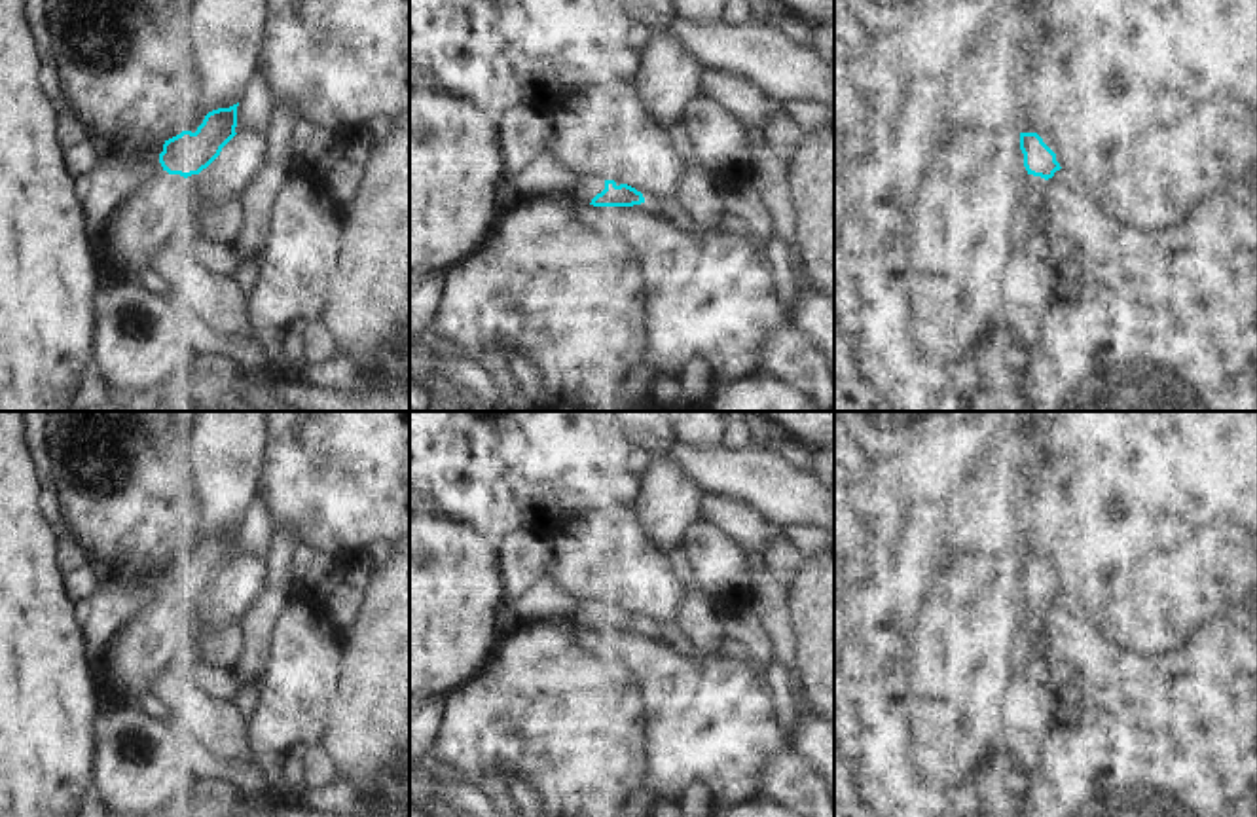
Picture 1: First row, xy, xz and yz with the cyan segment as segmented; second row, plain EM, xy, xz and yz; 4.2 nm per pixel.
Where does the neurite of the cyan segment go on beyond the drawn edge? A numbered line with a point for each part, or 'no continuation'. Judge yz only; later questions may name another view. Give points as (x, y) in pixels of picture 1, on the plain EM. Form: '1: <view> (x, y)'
1: yz (1030, 637)

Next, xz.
1: xz (584, 615)

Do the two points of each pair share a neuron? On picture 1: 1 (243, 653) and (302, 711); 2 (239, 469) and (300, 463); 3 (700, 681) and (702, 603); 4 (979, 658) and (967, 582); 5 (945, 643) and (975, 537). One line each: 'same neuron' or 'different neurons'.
1: different neurons
2: different neurons
3: different neurons
4: same neuron
5: different neurons

